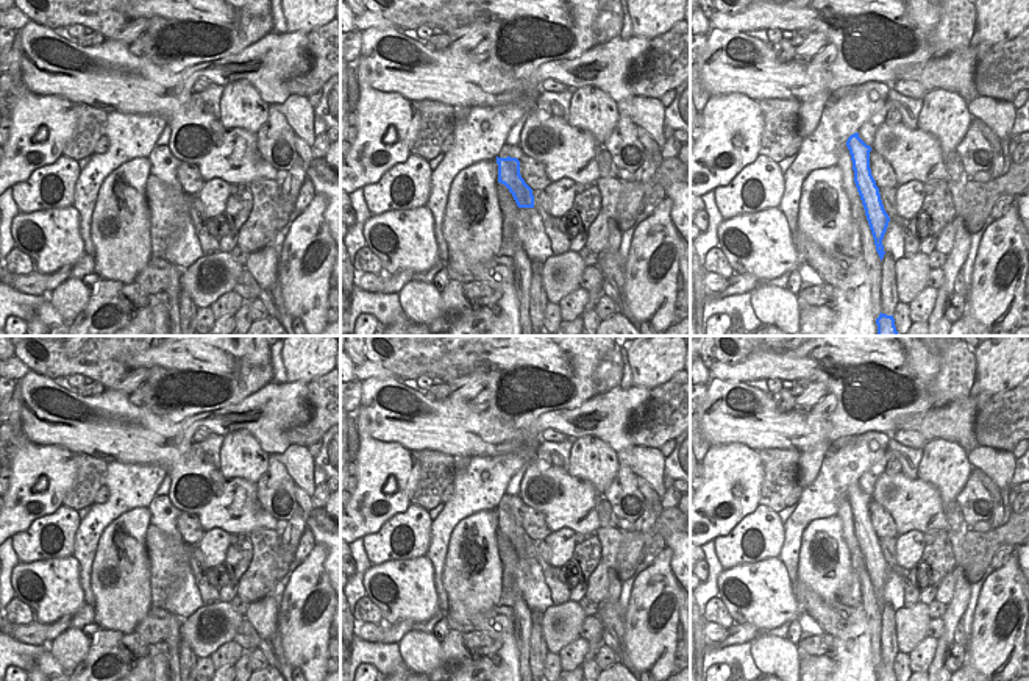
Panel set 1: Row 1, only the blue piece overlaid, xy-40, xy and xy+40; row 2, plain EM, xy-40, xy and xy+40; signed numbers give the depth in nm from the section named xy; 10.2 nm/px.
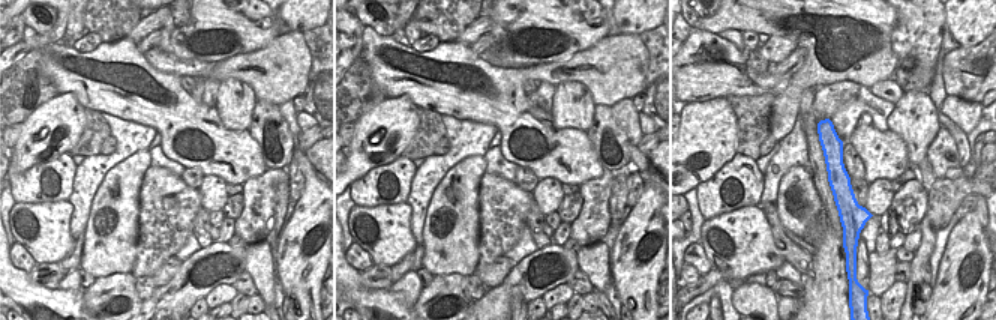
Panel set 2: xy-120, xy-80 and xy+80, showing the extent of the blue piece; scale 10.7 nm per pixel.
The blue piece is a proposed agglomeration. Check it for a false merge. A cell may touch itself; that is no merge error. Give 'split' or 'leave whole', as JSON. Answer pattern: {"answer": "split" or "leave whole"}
{"answer": "split"}

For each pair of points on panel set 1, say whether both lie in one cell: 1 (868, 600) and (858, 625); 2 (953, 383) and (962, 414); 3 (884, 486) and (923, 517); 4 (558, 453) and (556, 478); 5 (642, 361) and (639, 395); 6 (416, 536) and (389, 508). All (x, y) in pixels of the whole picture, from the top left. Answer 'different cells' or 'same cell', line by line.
1: different cells
2: different cells
3: same cell
4: different cells
5: different cells
6: different cells

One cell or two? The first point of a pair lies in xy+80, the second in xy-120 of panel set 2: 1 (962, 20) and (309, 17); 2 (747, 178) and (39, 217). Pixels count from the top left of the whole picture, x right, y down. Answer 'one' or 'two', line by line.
1: one
2: two

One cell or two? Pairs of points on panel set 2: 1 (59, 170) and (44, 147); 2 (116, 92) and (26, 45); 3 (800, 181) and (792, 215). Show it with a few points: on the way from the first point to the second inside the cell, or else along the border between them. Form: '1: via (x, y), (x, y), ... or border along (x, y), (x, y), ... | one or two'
1: border along (68, 152), (53, 160), (36, 163), (18, 173) | two
2: border along (72, 45), (54, 41), (41, 47) | two
3: via (800, 190), (803, 202), (797, 206) | one

